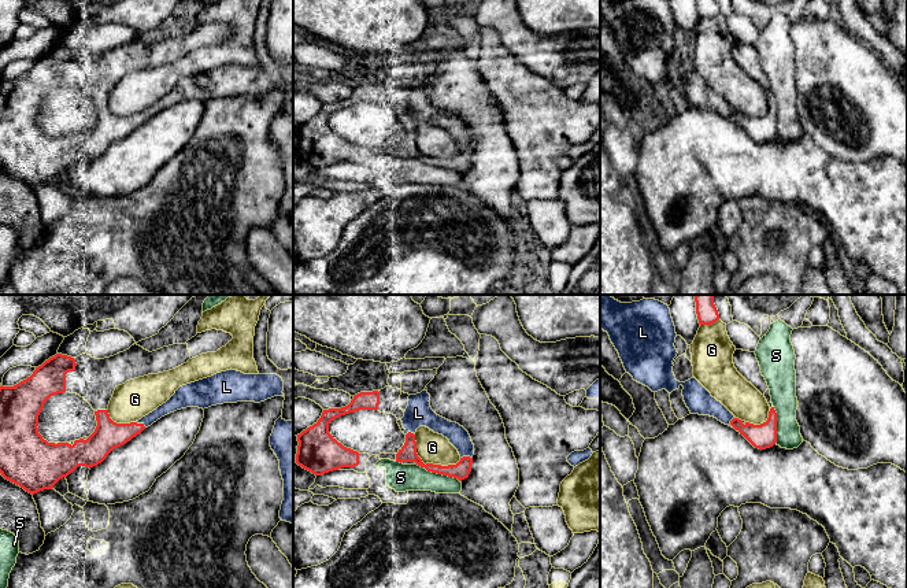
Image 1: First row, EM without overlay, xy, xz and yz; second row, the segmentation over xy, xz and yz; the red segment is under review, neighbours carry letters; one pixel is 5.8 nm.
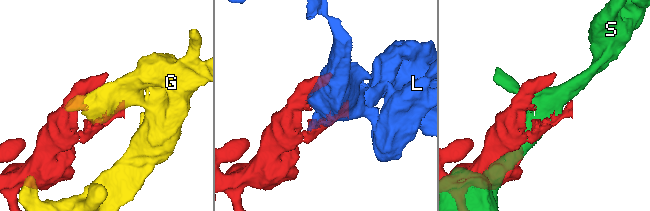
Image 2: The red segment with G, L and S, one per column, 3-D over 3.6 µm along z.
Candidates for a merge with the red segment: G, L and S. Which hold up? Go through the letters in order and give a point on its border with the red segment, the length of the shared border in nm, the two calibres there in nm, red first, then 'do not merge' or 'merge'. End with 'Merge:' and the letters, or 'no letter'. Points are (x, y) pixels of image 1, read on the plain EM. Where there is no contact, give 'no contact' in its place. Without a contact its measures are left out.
G: contact xz (429, 156); length 320 nm; calibres 100 and 180 nm; do not merge
L: contact xz (466, 150); length 70 nm; calibres 100 and 120 nm; merge
S: contact xz (439, 166); length 280 nm; calibres 100 and 160 nm; do not merge
Merge: L

